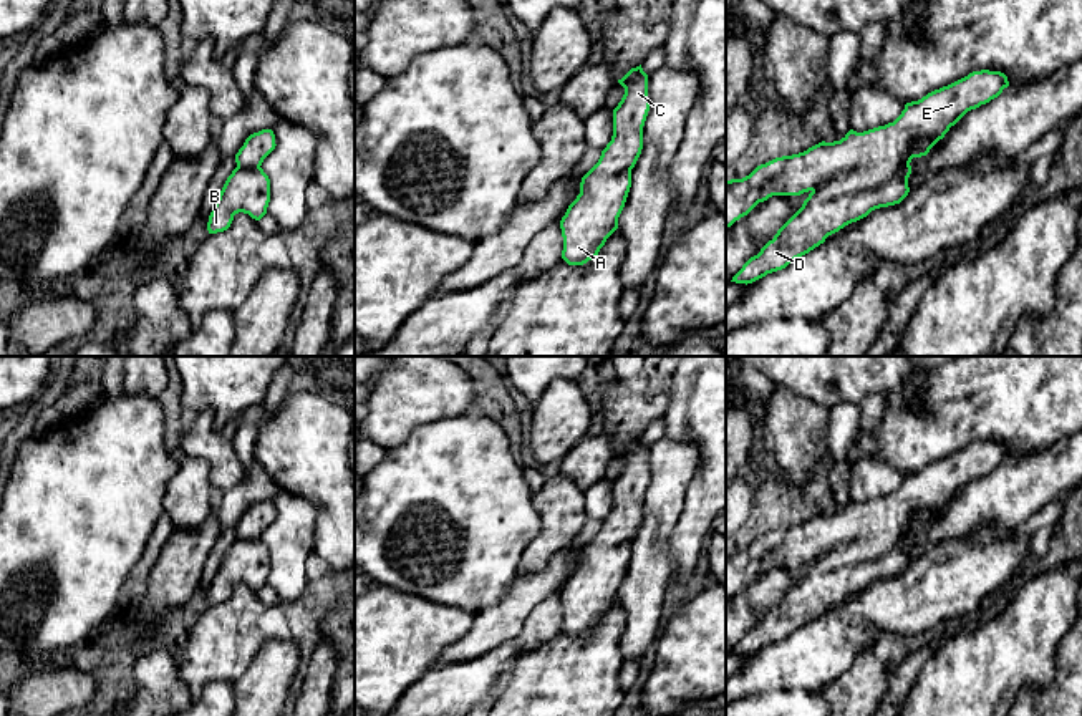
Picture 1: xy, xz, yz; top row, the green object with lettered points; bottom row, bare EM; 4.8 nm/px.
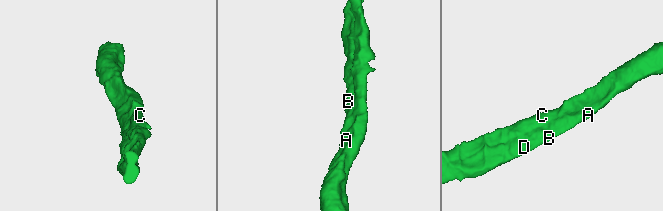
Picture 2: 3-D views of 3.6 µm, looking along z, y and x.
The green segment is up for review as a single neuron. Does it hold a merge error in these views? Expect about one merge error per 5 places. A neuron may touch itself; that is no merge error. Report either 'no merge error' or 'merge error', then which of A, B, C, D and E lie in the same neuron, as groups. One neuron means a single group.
no merge error; groups A B C D E

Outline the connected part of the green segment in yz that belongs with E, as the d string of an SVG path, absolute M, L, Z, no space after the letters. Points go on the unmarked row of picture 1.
M973 443L918 472L906 474L893 494L863 504L850 501L840 512L822 512L804 524L761 535L742 550L726 552L726 600L772 567L809 565L802 578L757 626L742 636L731 653L747 656L782 641L845 597L867 588L875 580L900 575L910 564L911 530L926 527L968 482L997 469L1007 457L1007 448L1001 443Z

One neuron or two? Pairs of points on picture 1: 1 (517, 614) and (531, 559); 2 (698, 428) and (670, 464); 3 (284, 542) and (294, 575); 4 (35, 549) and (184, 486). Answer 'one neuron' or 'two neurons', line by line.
1: two neurons
2: two neurons
3: one neuron
4: two neurons

